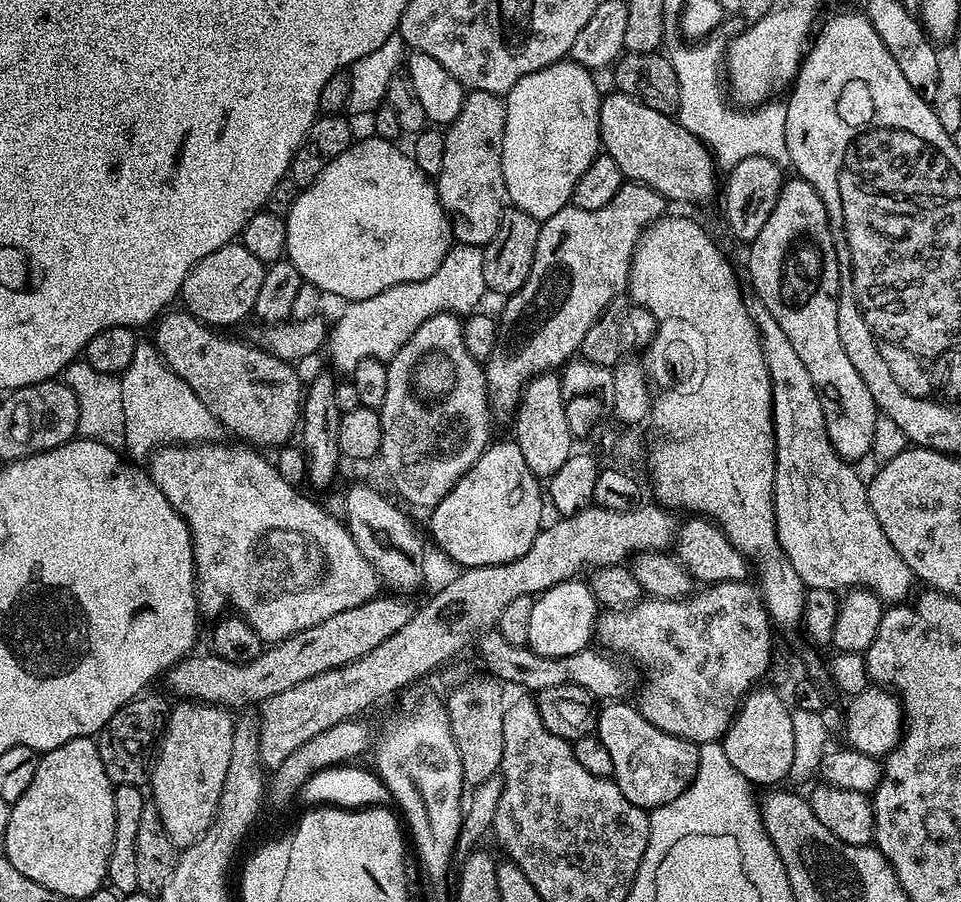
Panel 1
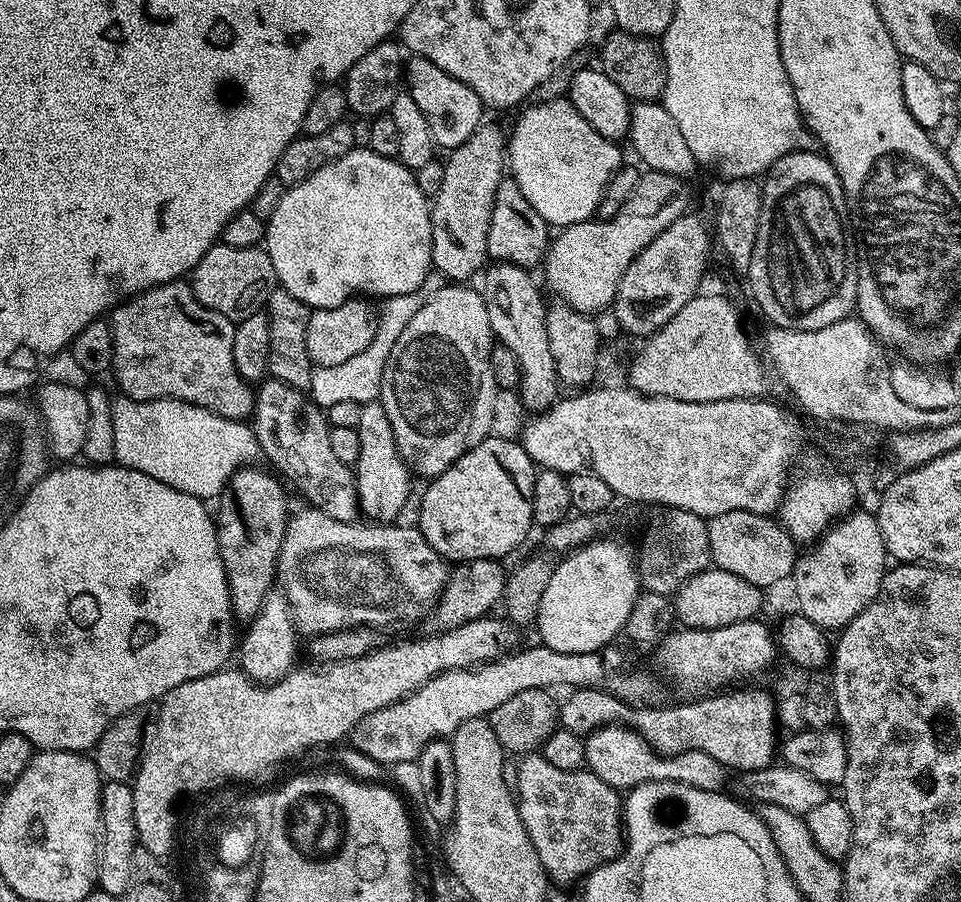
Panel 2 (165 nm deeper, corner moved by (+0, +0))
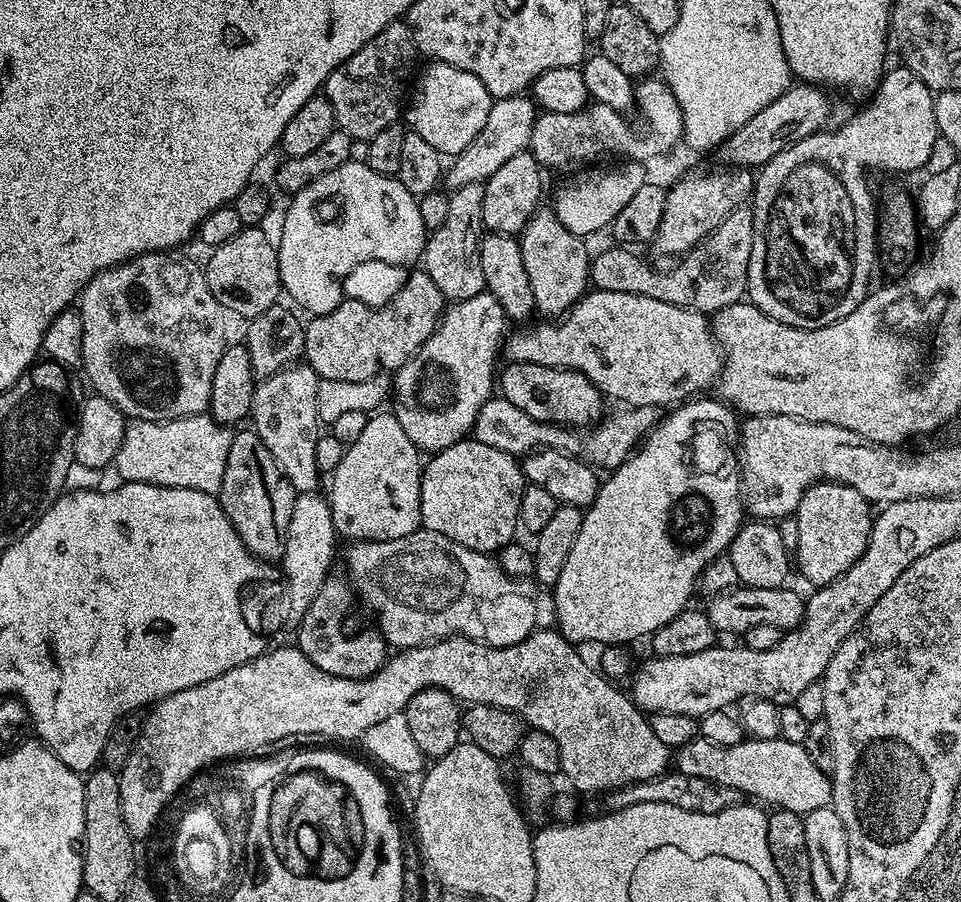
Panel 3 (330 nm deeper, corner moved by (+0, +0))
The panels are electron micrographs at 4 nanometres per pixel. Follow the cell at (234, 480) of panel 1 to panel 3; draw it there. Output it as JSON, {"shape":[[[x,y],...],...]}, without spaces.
{"shape":[[[421,526],[406,538],[358,540],[347,547],[346,579],[359,603],[361,600],[372,611],[384,643],[393,649],[417,648],[450,636],[465,636],[490,648],[505,648],[522,642],[534,631],[548,630],[555,625],[556,604],[551,591],[541,590],[531,579],[516,580],[506,575],[489,553],[472,552],[429,528]]]}

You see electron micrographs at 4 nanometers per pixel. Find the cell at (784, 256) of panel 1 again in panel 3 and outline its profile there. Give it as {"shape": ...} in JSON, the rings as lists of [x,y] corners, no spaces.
{"shape":[[[897,66],[889,67],[885,71],[881,81],[874,89],[872,101],[861,110],[857,116],[852,116],[837,132],[821,130],[815,132],[810,138],[802,138],[802,142],[791,144],[782,154],[778,154],[770,163],[759,169],[754,180],[754,191],[750,197],[750,207],[754,214],[754,250],[750,250],[750,266],[748,267],[747,299],[761,308],[770,318],[774,318],[780,324],[789,324],[795,328],[821,328],[827,324],[838,322],[846,318],[853,310],[863,302],[864,297],[870,291],[868,279],[872,276],[872,267],[876,264],[876,252],[878,256],[878,208],[872,204],[872,192],[868,189],[868,168],[877,168],[880,172],[916,172],[925,167],[930,158],[930,150],[938,137],[936,131],[936,96],[931,88],[918,78],[908,68]]]}

